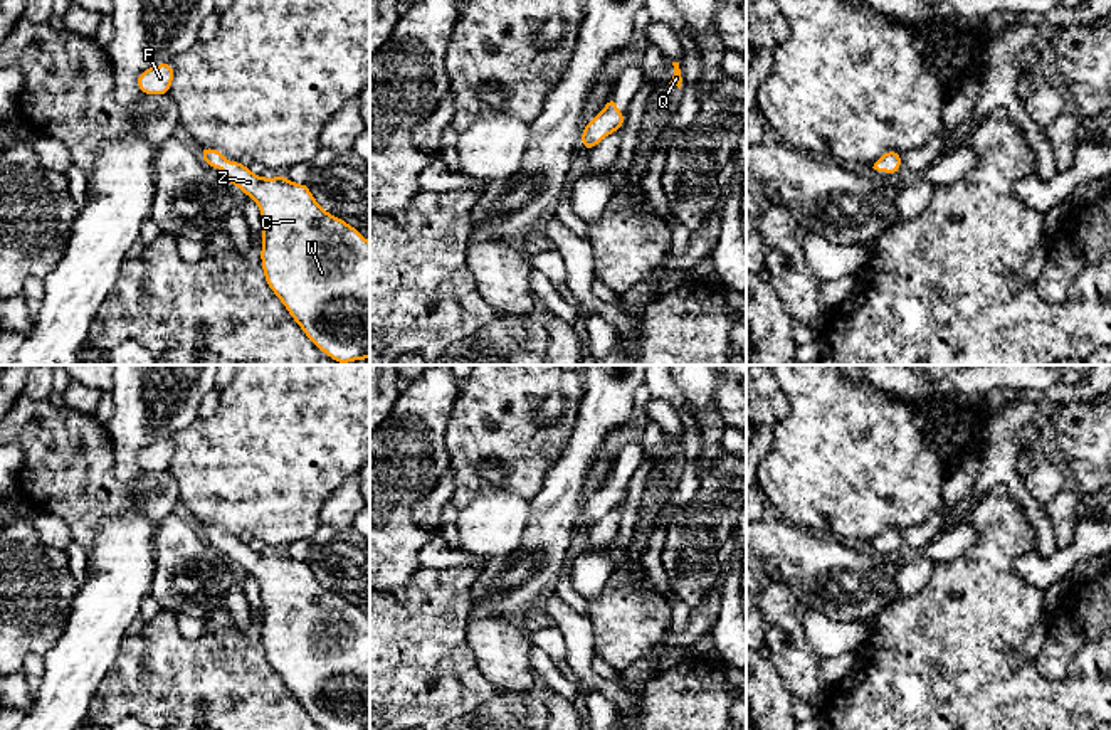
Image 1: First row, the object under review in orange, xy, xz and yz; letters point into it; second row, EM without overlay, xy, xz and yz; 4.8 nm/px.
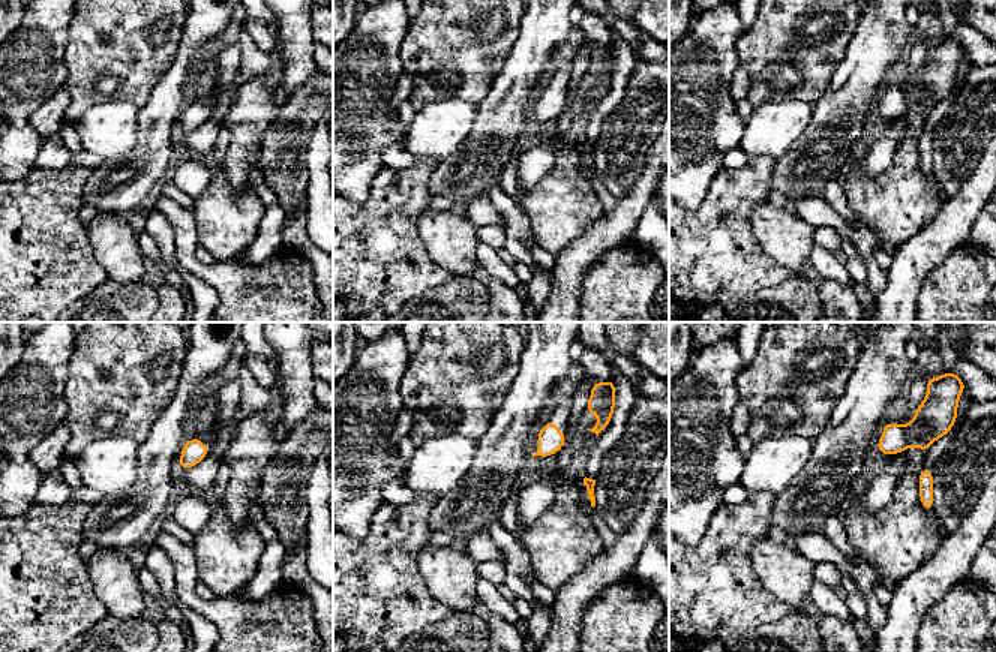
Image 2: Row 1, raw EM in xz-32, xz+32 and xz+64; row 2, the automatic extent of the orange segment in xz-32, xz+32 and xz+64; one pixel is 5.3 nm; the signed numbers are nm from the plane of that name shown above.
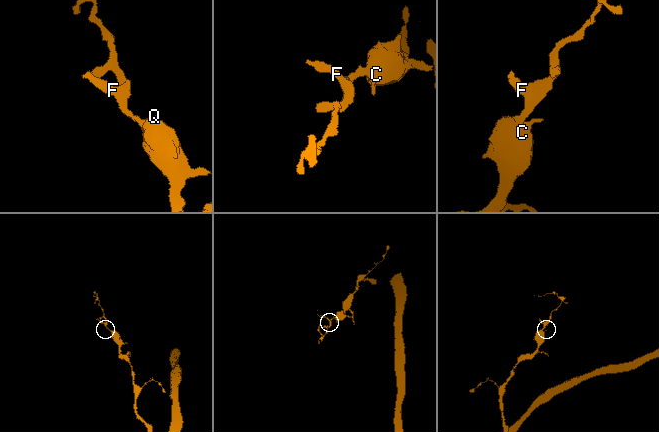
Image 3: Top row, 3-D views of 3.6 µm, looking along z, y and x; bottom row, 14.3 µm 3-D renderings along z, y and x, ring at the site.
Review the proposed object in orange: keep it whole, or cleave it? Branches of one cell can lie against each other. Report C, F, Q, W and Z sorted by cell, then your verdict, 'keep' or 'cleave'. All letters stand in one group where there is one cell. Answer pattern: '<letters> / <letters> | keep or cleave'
C F Q W Z | keep

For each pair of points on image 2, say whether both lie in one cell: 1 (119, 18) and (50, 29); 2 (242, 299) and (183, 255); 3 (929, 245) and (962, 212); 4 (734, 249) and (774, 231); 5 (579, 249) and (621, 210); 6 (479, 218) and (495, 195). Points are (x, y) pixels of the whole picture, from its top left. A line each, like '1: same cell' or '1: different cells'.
1: different cells
2: same cell
3: same cell
4: different cells
5: same cell
6: different cells

